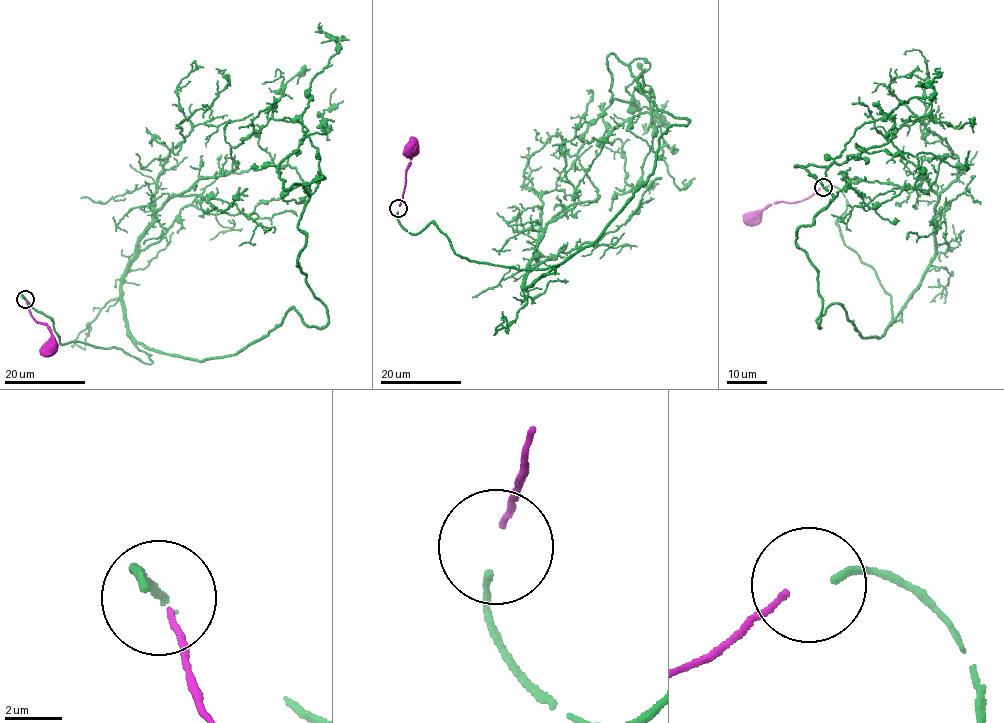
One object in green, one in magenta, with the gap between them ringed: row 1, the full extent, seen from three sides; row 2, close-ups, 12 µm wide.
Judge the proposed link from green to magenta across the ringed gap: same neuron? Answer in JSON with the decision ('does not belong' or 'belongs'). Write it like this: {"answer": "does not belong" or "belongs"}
{"answer": "does not belong"}

